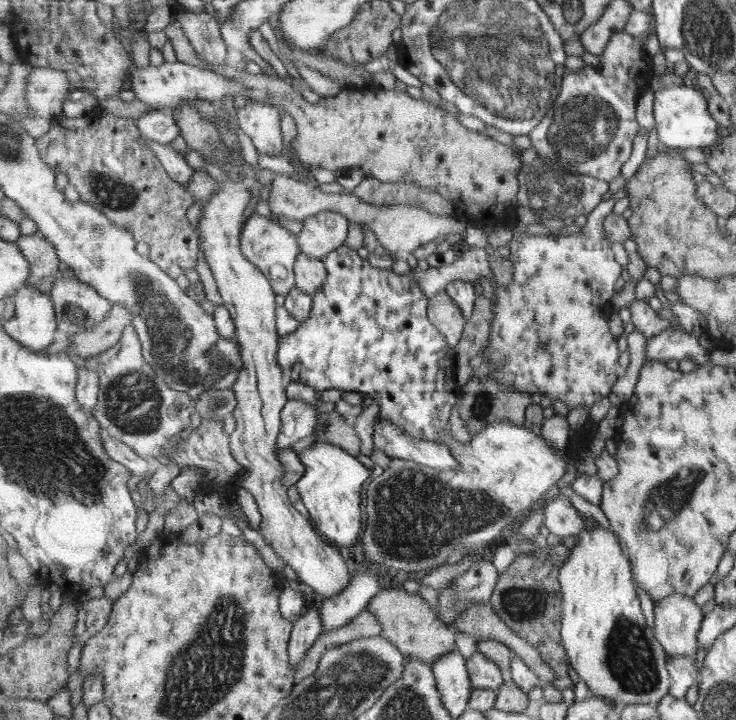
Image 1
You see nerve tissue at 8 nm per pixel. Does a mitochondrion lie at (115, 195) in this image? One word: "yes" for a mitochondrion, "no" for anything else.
yes

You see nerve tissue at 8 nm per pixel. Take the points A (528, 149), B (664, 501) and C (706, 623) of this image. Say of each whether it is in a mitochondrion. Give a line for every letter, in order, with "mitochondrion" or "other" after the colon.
A: mitochondrion
B: mitochondrion
C: other

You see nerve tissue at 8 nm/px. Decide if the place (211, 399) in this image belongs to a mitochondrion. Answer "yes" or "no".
yes

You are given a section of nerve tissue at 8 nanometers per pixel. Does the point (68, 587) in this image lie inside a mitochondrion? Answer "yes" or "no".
no

